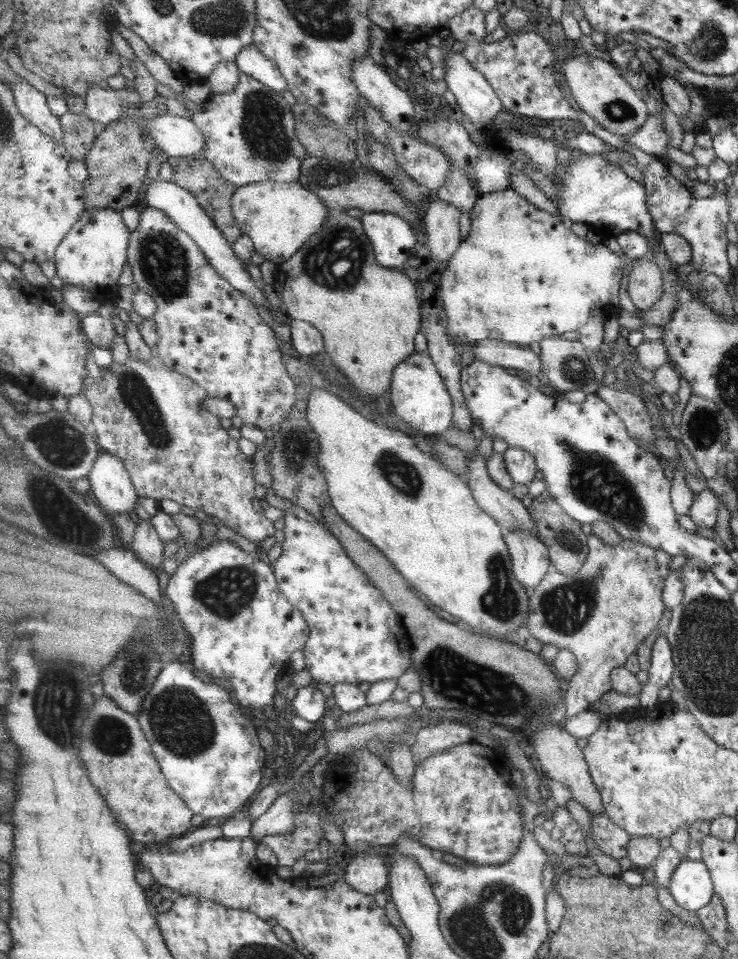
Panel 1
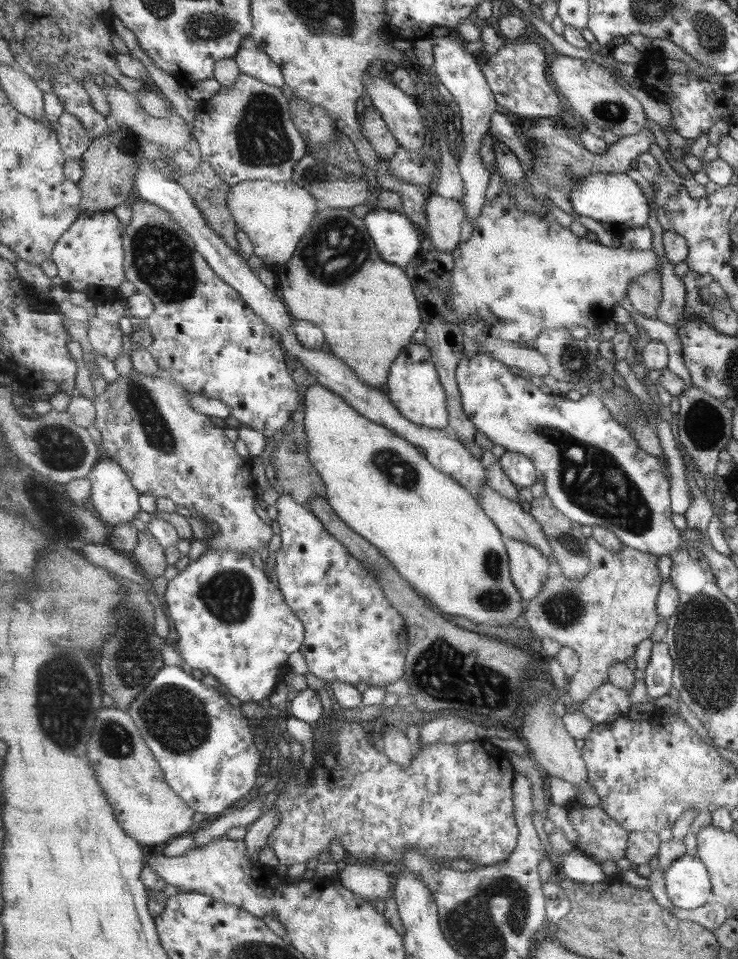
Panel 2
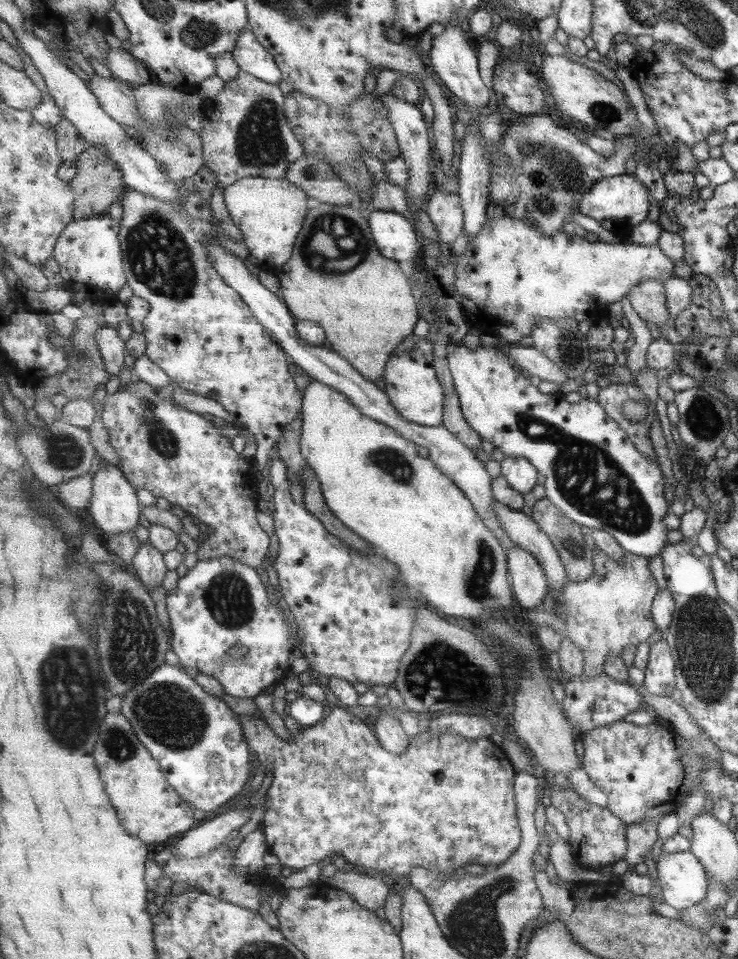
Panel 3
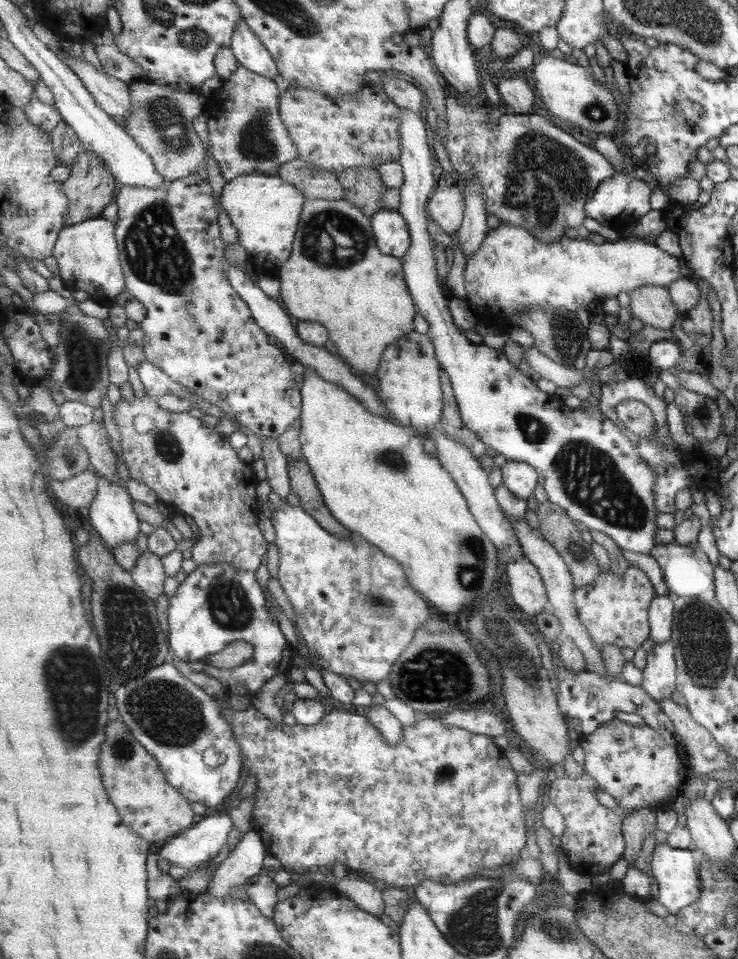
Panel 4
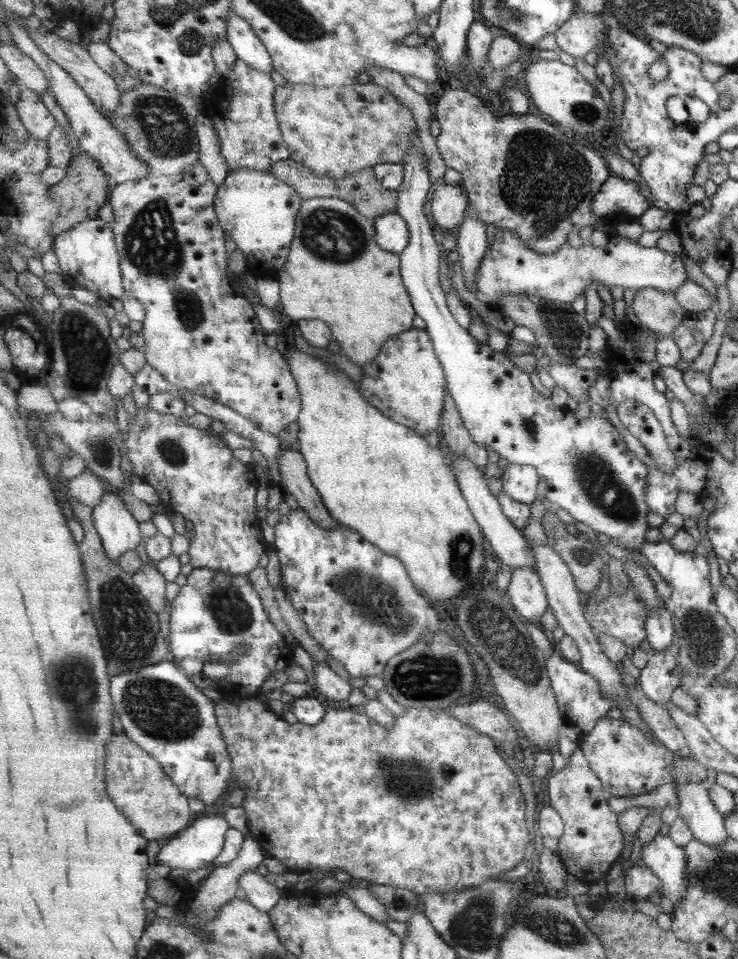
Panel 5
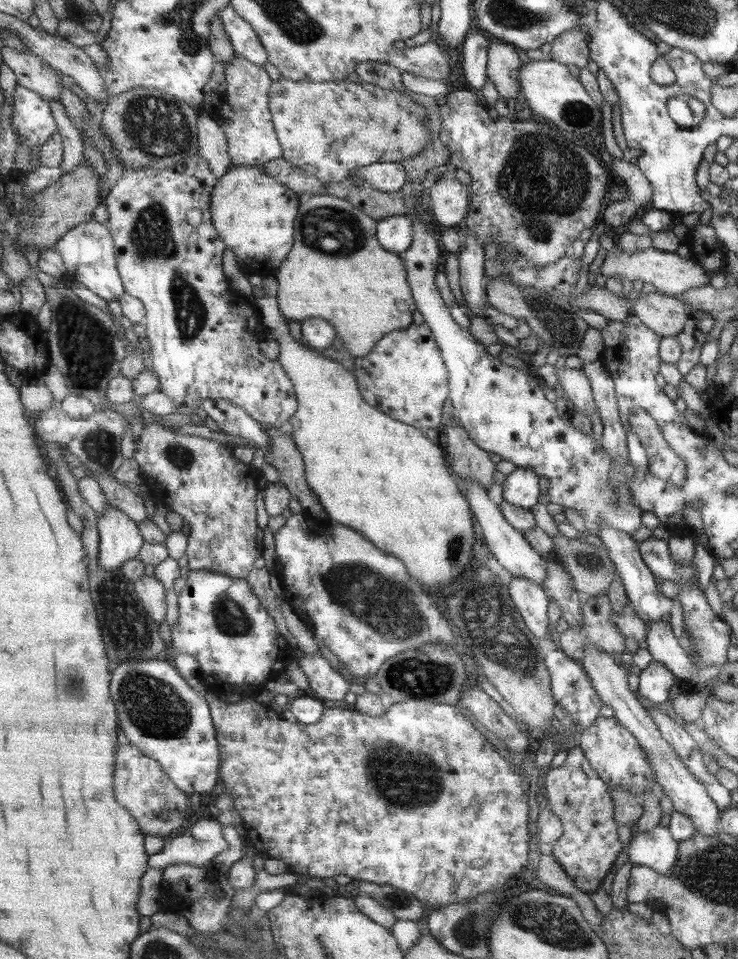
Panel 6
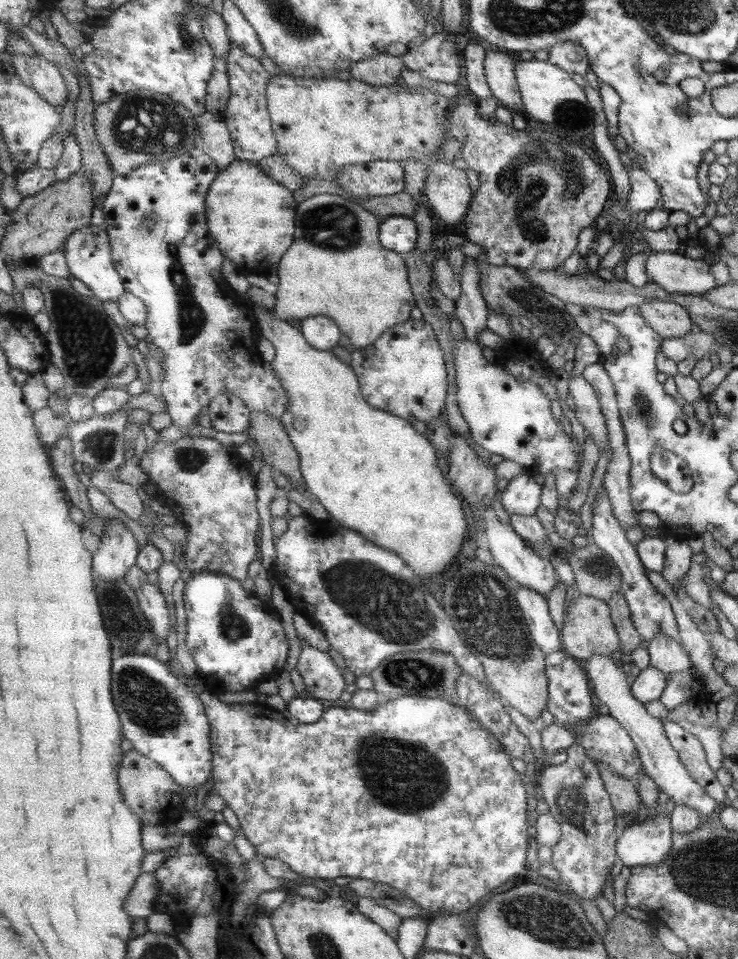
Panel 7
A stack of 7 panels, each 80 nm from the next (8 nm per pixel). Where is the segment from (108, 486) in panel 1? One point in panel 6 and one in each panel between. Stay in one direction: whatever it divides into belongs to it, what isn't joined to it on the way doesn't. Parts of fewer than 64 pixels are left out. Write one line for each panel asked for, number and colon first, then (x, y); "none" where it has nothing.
2: (114, 497)
3: (115, 508)
4: (113, 515)
5: (119, 530)
6: (120, 541)

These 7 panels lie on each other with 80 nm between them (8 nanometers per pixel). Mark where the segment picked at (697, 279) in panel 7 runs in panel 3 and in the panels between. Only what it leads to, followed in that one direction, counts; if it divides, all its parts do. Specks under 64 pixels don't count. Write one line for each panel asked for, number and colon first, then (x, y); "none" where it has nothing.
3: (508, 277)
4: (511, 271)
5: (508, 266)
6: (671, 275)

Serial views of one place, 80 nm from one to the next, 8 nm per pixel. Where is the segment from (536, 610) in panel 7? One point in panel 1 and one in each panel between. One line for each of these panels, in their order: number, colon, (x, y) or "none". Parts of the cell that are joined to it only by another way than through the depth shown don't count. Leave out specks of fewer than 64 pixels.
1: (530, 562)
2: (528, 566)
3: (529, 584)
4: (526, 588)
5: (525, 591)
6: (531, 600)

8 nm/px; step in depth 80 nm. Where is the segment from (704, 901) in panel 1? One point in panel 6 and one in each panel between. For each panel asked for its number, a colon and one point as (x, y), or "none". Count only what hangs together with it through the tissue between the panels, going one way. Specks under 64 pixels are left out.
2: (687, 885)
3: (681, 877)
4: (675, 871)
5: (661, 856)
6: (656, 848)

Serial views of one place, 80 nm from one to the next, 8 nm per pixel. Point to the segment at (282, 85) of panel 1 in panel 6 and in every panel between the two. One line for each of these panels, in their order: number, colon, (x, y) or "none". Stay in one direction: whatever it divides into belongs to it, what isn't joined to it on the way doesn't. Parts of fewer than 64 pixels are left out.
2: (252, 59)
3: (251, 56)
4: (249, 50)
5: (249, 48)
6: (244, 38)

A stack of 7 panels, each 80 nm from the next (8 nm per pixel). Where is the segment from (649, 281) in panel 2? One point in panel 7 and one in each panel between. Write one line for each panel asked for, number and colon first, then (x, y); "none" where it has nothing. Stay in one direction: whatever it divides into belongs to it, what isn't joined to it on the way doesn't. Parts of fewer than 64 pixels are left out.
3: (648, 300)
4: (652, 305)
5: (658, 311)
6: (665, 315)
7: (669, 320)

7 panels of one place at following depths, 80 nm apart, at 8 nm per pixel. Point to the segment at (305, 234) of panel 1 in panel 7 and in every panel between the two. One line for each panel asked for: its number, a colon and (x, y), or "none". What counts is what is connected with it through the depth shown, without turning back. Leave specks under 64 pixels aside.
2: (275, 215)
3: (271, 212)
4: (266, 209)
5: (259, 212)
6: (255, 214)
7: (253, 217)

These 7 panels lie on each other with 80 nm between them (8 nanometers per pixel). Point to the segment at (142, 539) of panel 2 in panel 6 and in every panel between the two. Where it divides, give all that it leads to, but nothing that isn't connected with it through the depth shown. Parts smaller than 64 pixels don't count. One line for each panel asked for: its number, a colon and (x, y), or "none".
3: (149, 567)
4: (149, 573)
5: (151, 583)
6: (152, 591)

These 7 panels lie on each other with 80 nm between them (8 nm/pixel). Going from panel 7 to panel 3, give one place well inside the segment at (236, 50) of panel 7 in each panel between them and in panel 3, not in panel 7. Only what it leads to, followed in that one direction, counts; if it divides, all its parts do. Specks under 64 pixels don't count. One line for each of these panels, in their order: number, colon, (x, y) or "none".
3: (248, 135)
4: (249, 135)
5: (249, 129)
6: (245, 114)

